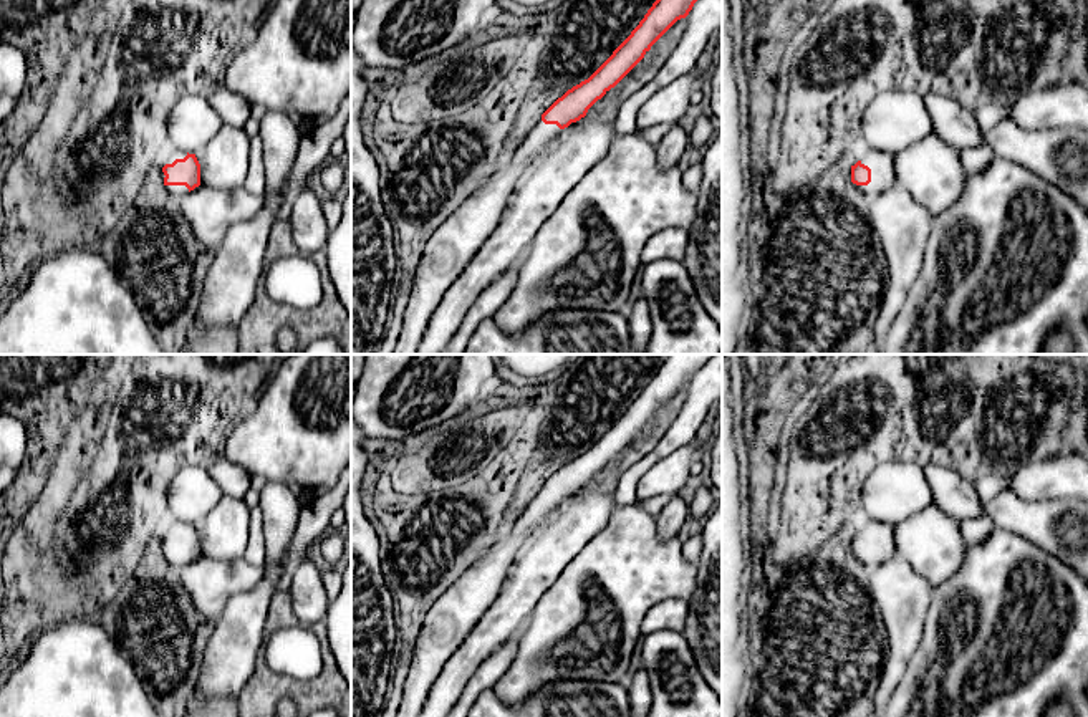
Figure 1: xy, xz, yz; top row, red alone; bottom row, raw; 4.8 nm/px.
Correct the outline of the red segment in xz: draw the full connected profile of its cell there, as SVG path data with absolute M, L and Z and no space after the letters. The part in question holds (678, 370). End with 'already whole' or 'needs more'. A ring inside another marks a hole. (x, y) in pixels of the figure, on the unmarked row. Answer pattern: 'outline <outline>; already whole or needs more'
outline M667 354L639 396L585 452L568 460L543 485L520 517L439 599L424 618L396 717L419 717L427 694L467 634L495 601L515 560L548 513L614 459L714 354Z; needs more

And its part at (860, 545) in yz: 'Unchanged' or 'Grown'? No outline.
Grown

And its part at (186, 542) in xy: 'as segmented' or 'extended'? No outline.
extended

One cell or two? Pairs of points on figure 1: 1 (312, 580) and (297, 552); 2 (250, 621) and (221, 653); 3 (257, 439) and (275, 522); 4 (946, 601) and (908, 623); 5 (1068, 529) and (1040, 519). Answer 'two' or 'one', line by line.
1: two
2: one
3: two
4: two
5: one

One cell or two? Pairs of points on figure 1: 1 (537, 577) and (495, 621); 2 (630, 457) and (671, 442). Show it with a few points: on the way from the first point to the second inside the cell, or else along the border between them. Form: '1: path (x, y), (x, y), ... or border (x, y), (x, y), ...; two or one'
1: path (525, 588), (507, 610); one
2: border (674, 418), (663, 437), (621, 474); two

